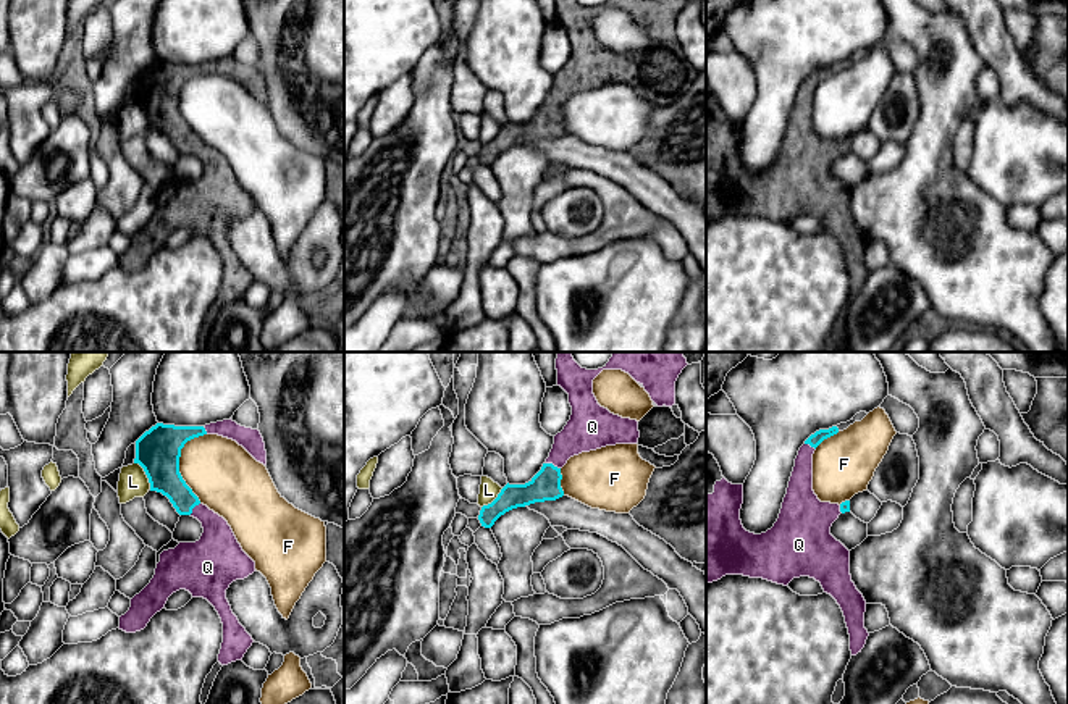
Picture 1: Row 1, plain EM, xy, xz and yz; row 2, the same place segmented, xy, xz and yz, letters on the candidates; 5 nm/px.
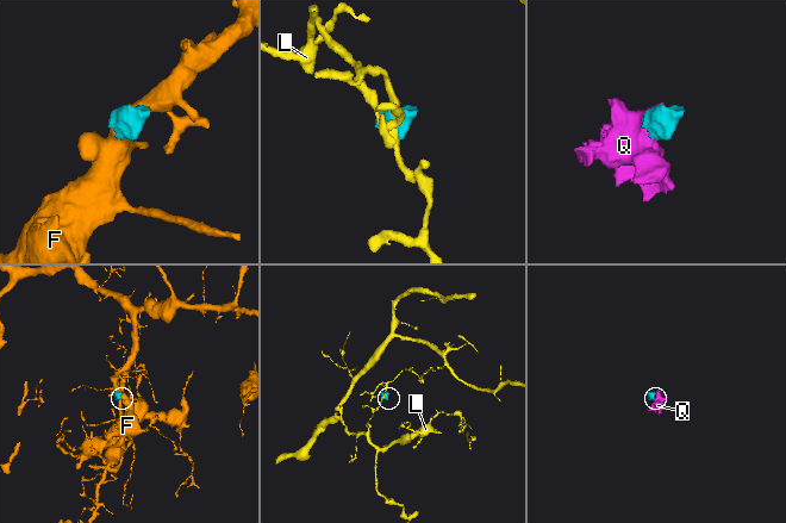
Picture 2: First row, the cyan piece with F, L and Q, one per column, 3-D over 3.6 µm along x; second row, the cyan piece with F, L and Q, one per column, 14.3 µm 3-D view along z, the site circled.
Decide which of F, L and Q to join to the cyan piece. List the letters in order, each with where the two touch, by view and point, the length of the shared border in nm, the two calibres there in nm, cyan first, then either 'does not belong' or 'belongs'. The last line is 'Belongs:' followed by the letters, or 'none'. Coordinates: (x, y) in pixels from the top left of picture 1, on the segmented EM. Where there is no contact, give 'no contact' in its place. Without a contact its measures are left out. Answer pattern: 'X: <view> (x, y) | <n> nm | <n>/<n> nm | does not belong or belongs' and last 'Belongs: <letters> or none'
F: xy (178, 464) | 360 nm | 220/340 nm | does not belong
L: xy (146, 473) | 160 nm | 220/140 nm | does not belong
Q: xz (553, 465) | 90 nm | 150/200 nm | belongs
Belongs: Q

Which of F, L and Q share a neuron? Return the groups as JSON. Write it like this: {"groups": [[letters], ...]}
{"groups": [["F"], ["L"], ["Q"]]}

